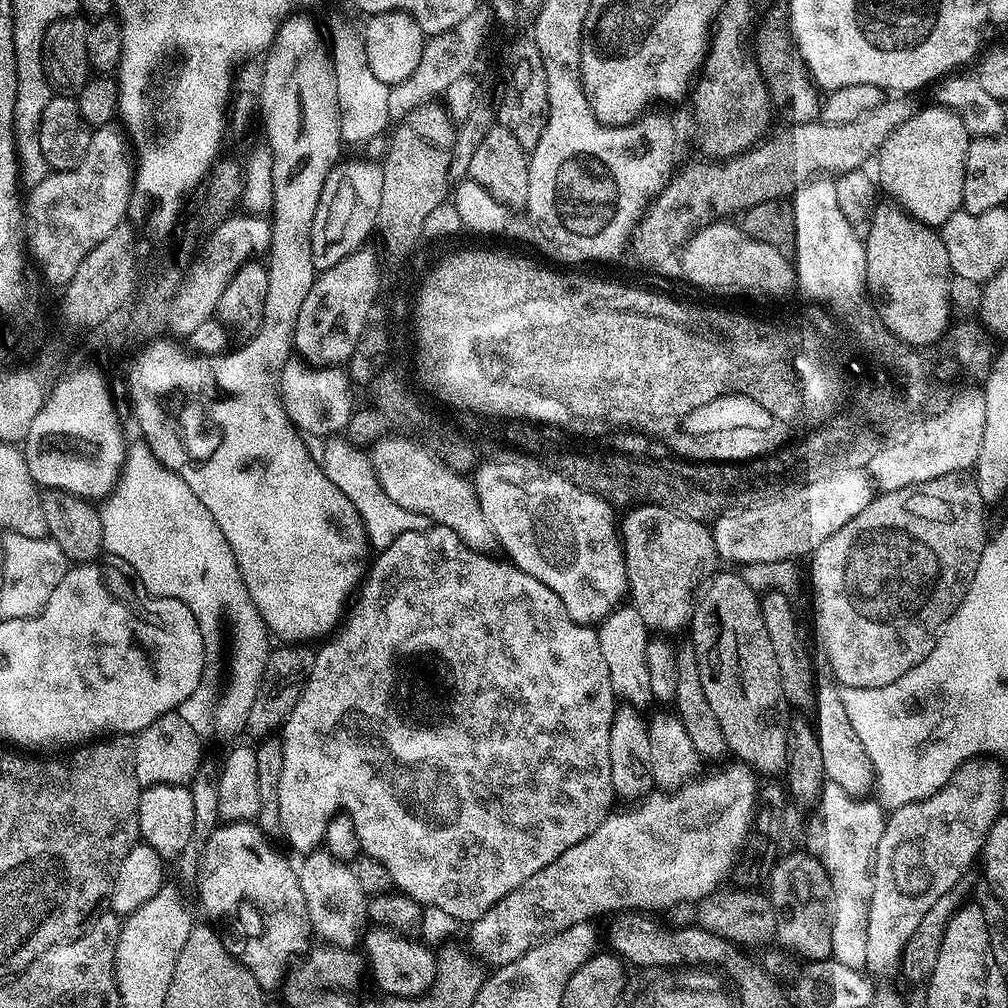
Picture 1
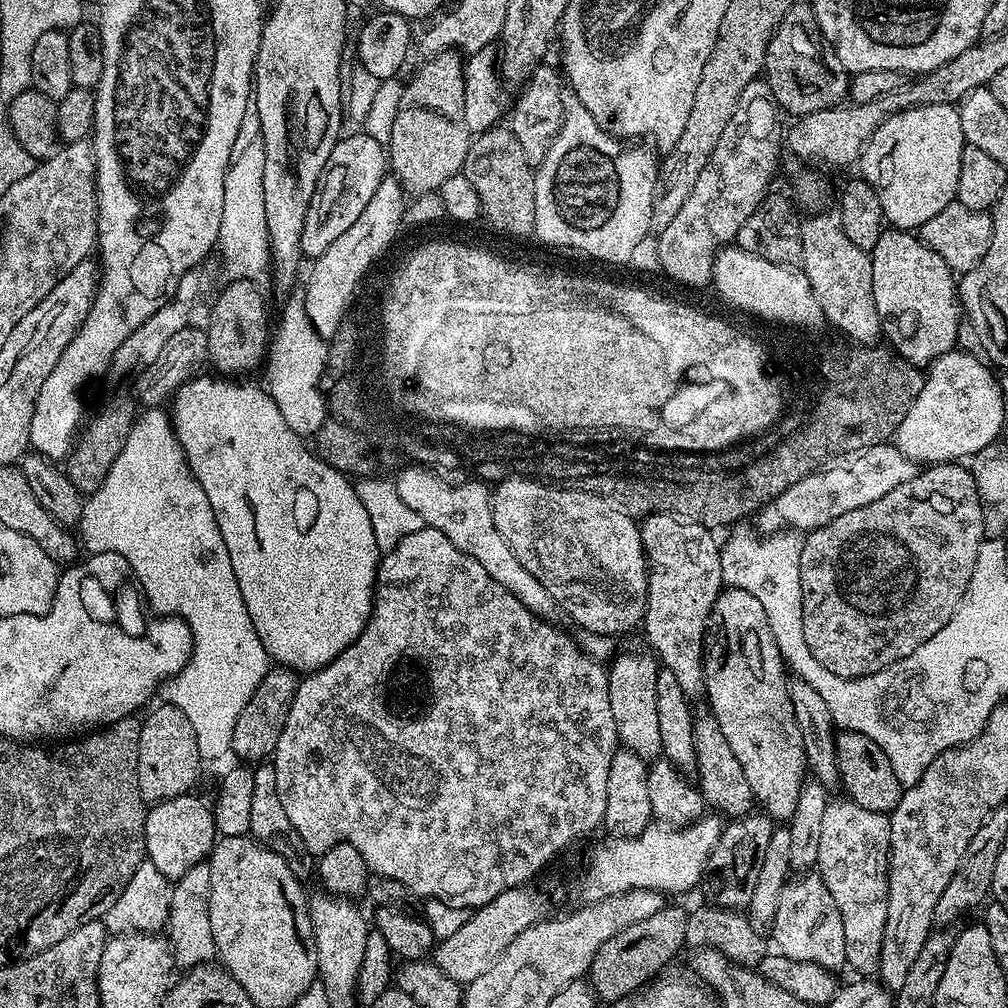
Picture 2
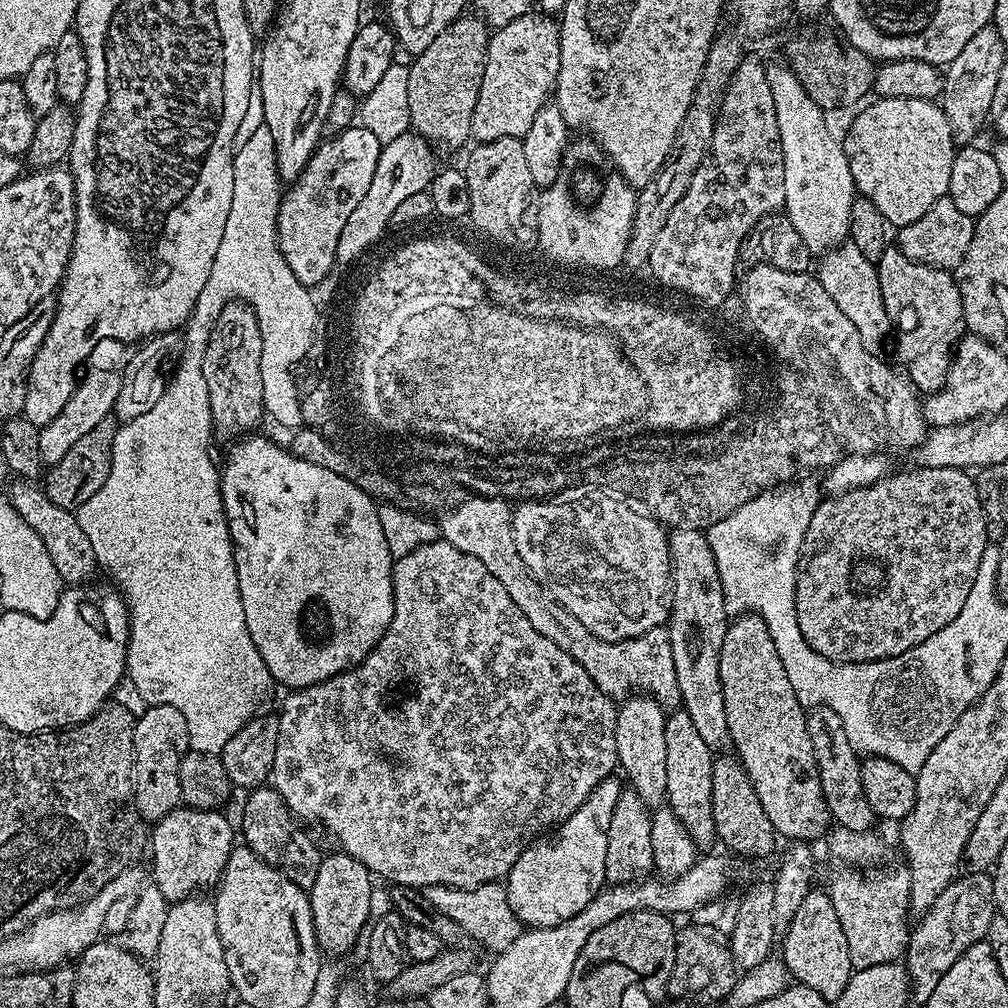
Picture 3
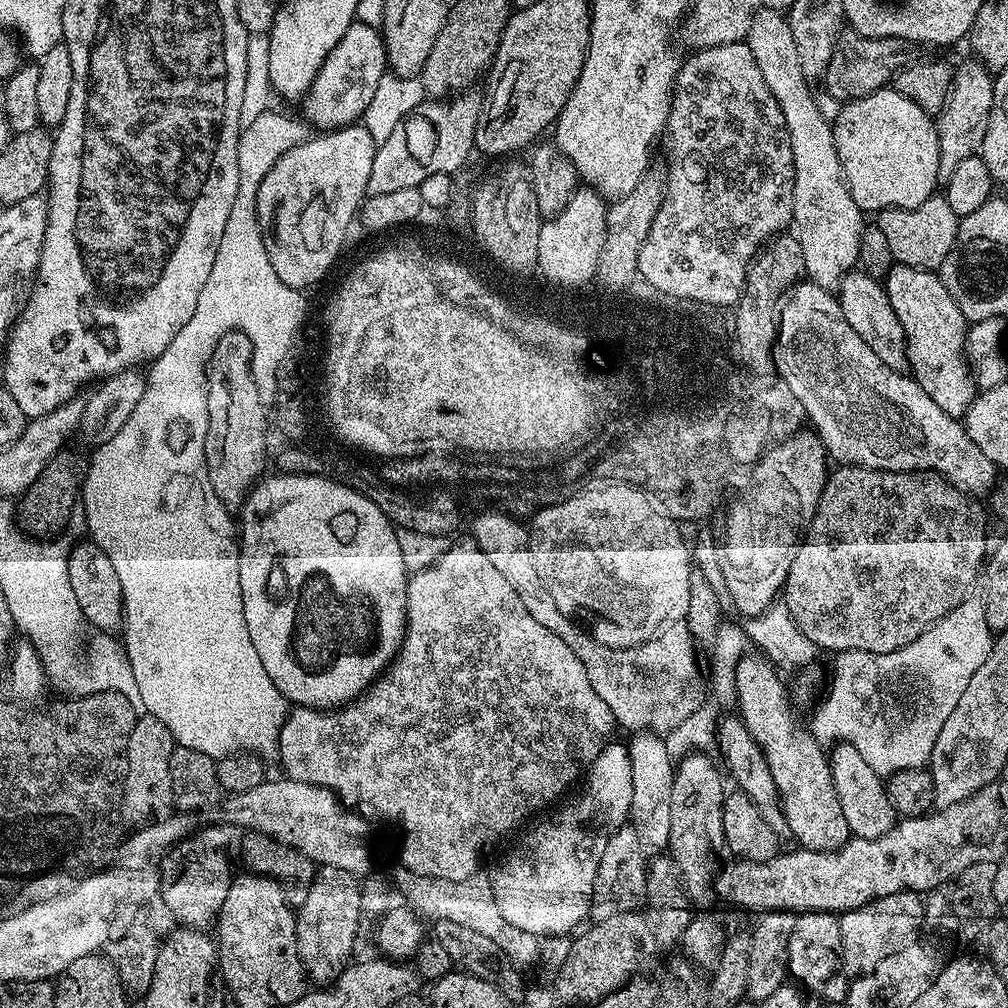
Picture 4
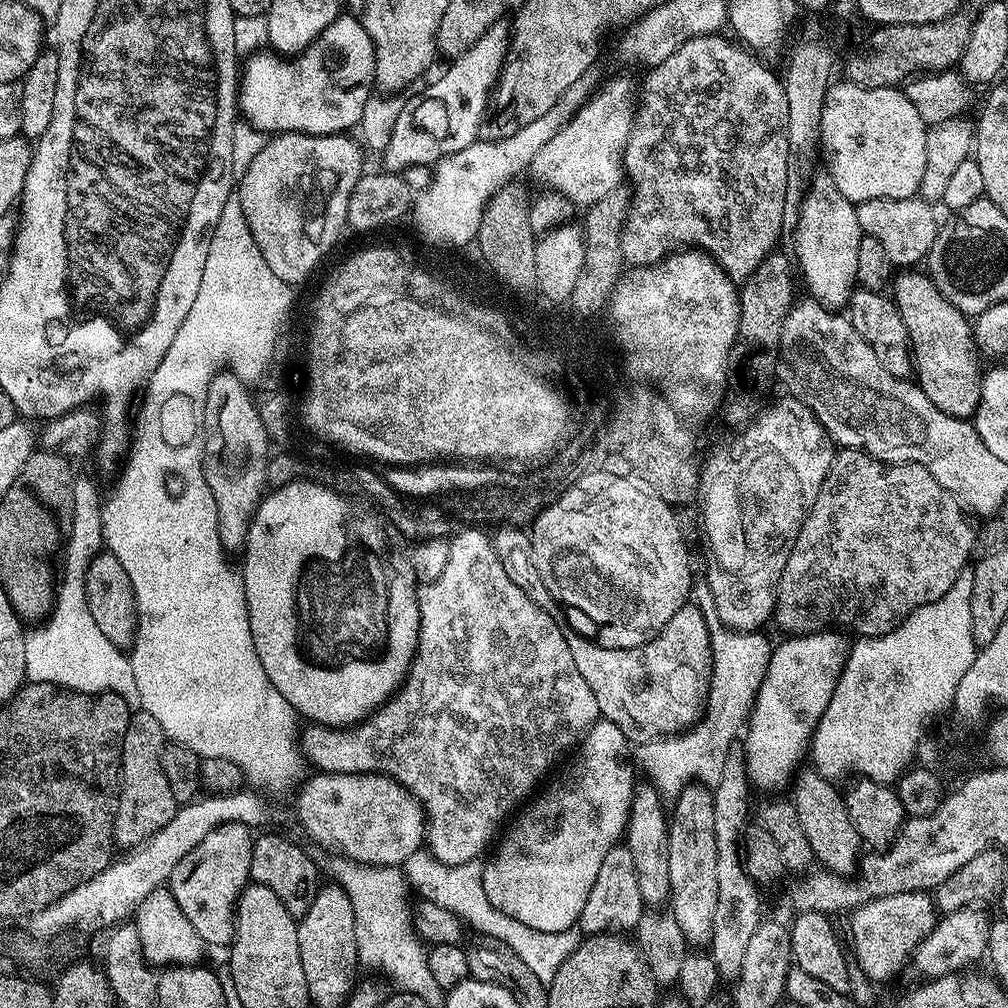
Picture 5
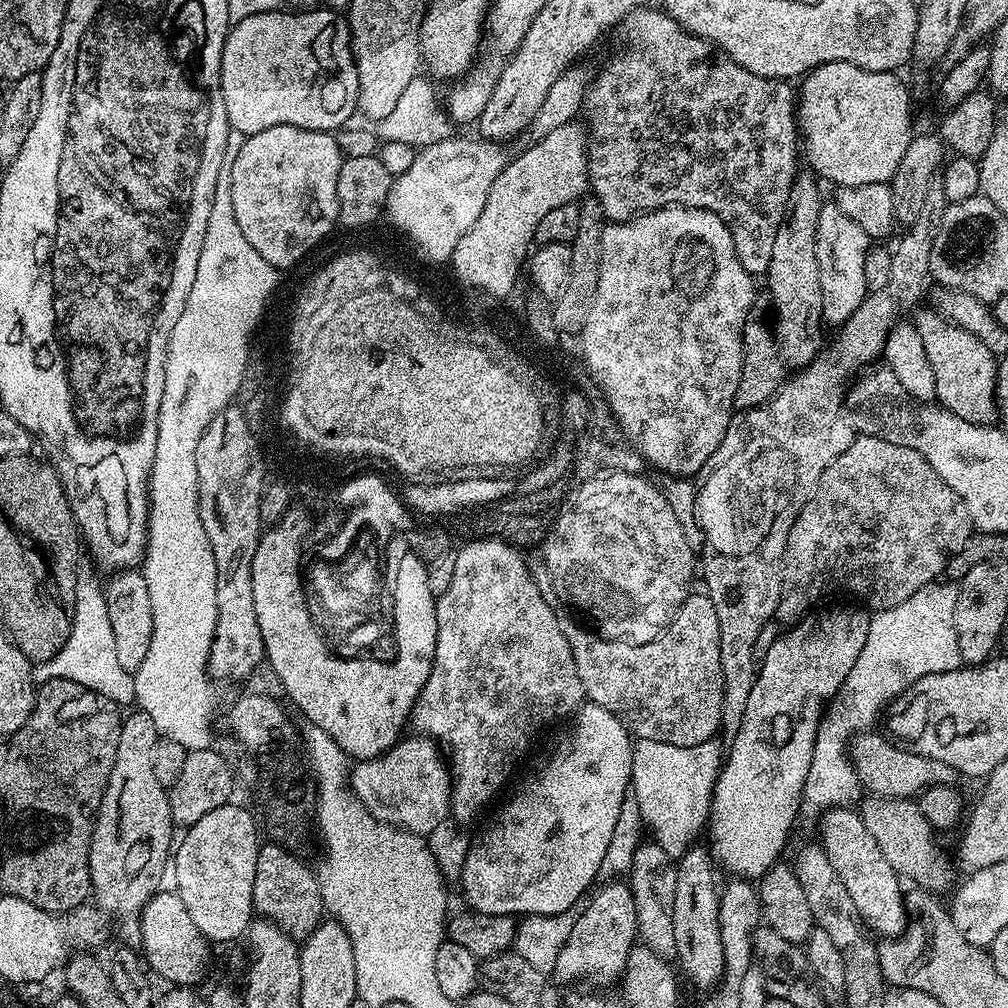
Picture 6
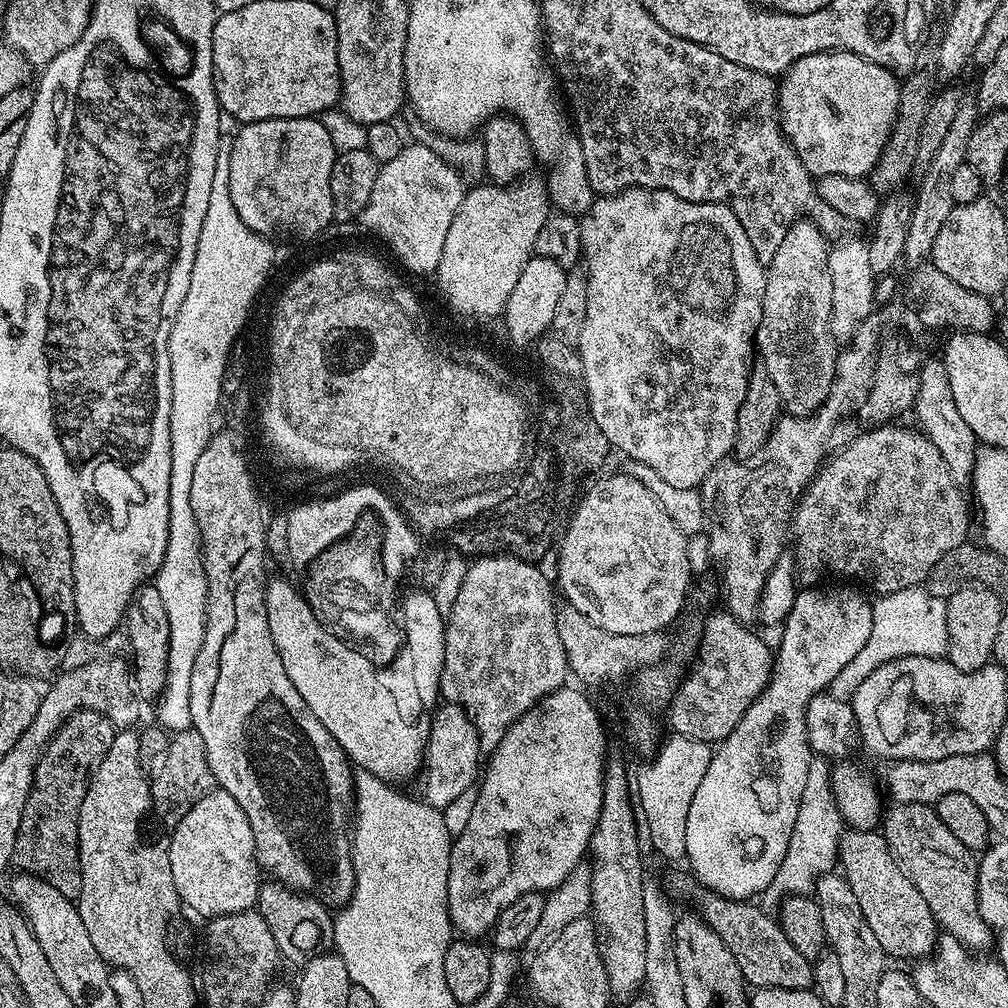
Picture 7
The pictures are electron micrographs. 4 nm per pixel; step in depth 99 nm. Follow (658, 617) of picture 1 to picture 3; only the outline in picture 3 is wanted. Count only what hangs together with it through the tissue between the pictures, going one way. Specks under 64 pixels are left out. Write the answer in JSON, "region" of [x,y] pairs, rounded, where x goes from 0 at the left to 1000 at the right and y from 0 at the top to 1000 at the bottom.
{"region":[[[693,524],[666,525],[663,549],[667,551],[667,574],[661,622],[665,629],[665,645],[669,648],[669,666],[673,669],[677,705],[688,712],[688,721],[700,735],[700,740],[704,740],[707,747],[714,748],[724,738],[714,676],[714,646],[724,609],[720,605],[712,562],[701,531]]]}

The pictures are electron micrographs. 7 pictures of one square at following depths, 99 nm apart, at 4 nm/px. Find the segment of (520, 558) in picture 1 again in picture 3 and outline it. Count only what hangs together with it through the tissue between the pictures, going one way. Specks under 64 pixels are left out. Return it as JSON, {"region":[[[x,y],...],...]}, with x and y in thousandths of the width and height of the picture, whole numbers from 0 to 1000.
{"region":[[[607,490],[593,491],[597,492],[577,492],[574,496],[565,496],[558,499],[552,498],[553,496],[521,496],[516,508],[512,508],[508,512],[508,533],[518,558],[524,563],[524,566],[528,568],[528,572],[539,581],[541,587],[549,595],[553,595],[559,603],[565,605],[565,609],[569,609],[569,613],[573,613],[573,617],[577,617],[577,621],[581,621],[581,625],[585,625],[585,629],[610,639],[613,635],[629,635],[645,625],[656,622],[662,616],[665,603],[661,596],[665,591],[667,551],[663,549],[664,529],[661,527],[660,521],[644,512],[642,508],[634,503],[628,502],[622,495],[612,494]]]}

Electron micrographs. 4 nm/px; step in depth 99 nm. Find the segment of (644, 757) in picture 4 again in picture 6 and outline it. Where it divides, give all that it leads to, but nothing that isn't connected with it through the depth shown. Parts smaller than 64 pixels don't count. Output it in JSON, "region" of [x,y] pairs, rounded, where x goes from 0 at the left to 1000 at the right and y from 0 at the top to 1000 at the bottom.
{"region":[[[637,835],[629,843],[627,862],[621,866],[621,876],[631,892],[631,923],[638,939],[660,950],[670,949],[669,938],[669,875],[672,858],[657,839]]]}

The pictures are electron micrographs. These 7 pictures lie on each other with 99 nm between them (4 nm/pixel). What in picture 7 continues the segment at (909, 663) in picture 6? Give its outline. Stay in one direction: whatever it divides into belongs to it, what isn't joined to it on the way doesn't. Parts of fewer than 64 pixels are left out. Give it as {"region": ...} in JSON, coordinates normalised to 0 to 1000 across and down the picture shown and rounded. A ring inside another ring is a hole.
{"region":[[[917,581],[879,587],[865,595],[865,620],[863,633],[859,641],[845,654],[839,657],[835,669],[825,678],[823,689],[832,694],[841,694],[849,682],[854,679],[868,663],[881,655],[890,655],[896,651],[932,651],[940,650],[940,630],[938,629],[938,592],[928,591]],[[807,752],[804,764],[800,764],[800,780],[796,784],[796,796],[792,796],[792,813],[788,814],[788,827],[784,827],[784,839],[780,839],[780,851],[776,851],[772,867],[768,867],[768,875],[764,875],[764,879],[756,886],[757,892],[762,892],[766,899],[770,899],[779,889],[809,886],[812,871],[830,860],[833,830],[838,821],[825,787],[822,755]]]}

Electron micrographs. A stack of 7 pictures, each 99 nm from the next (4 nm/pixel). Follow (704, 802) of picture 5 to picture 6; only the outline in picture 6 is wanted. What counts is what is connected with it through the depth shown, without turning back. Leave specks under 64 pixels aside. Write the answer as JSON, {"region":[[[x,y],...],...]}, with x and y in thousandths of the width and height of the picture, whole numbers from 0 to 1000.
{"region":[[[687,839],[678,850],[673,853],[671,874],[669,875],[669,938],[670,951],[675,952],[674,963],[683,967],[687,976],[691,976],[699,982],[706,982],[717,969],[716,930],[713,927],[713,899],[715,882],[710,881],[710,865],[708,854],[701,840]]]}

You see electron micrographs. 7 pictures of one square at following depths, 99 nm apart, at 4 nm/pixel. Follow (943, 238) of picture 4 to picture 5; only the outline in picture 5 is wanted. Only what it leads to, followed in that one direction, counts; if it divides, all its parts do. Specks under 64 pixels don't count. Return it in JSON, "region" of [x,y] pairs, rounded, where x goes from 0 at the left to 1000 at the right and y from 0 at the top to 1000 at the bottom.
{"region":[[[863,196],[849,203],[851,224],[858,234],[871,236],[879,244],[886,264],[909,264],[920,255],[931,229],[931,217],[925,208],[926,203],[916,196]]]}

